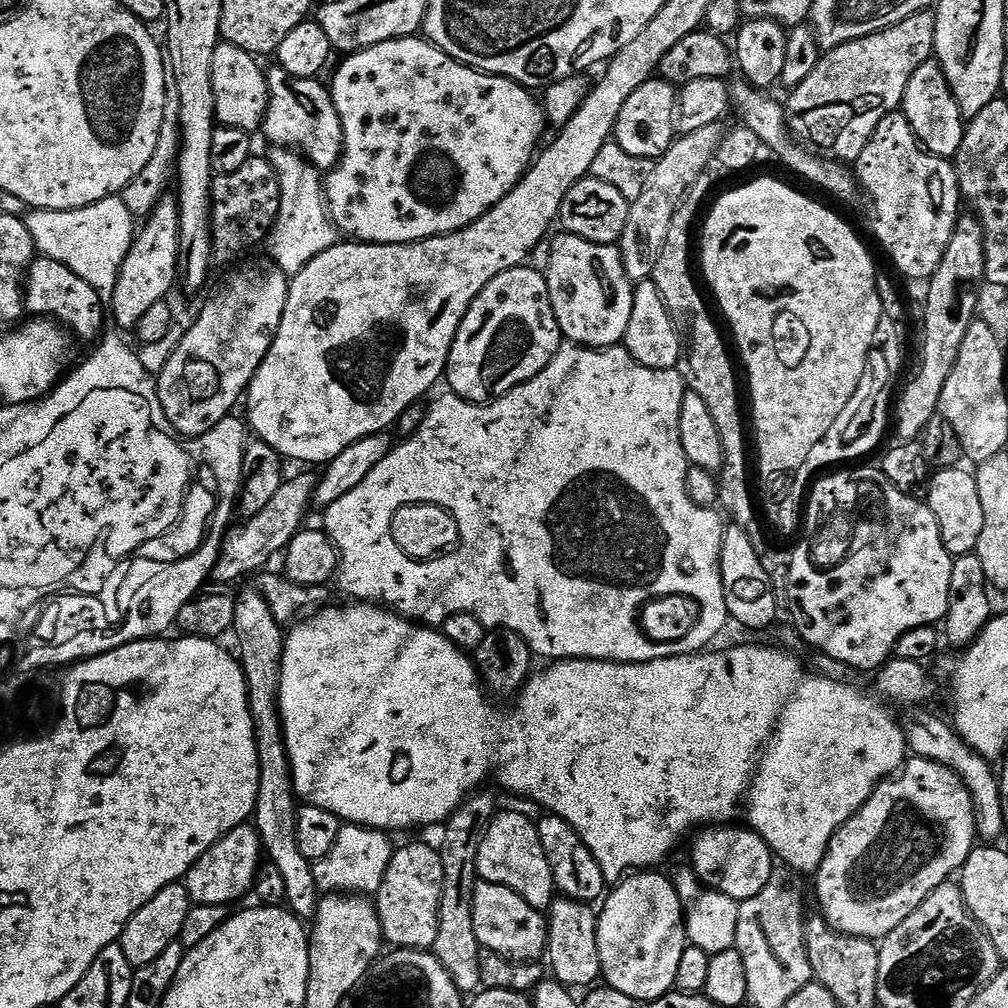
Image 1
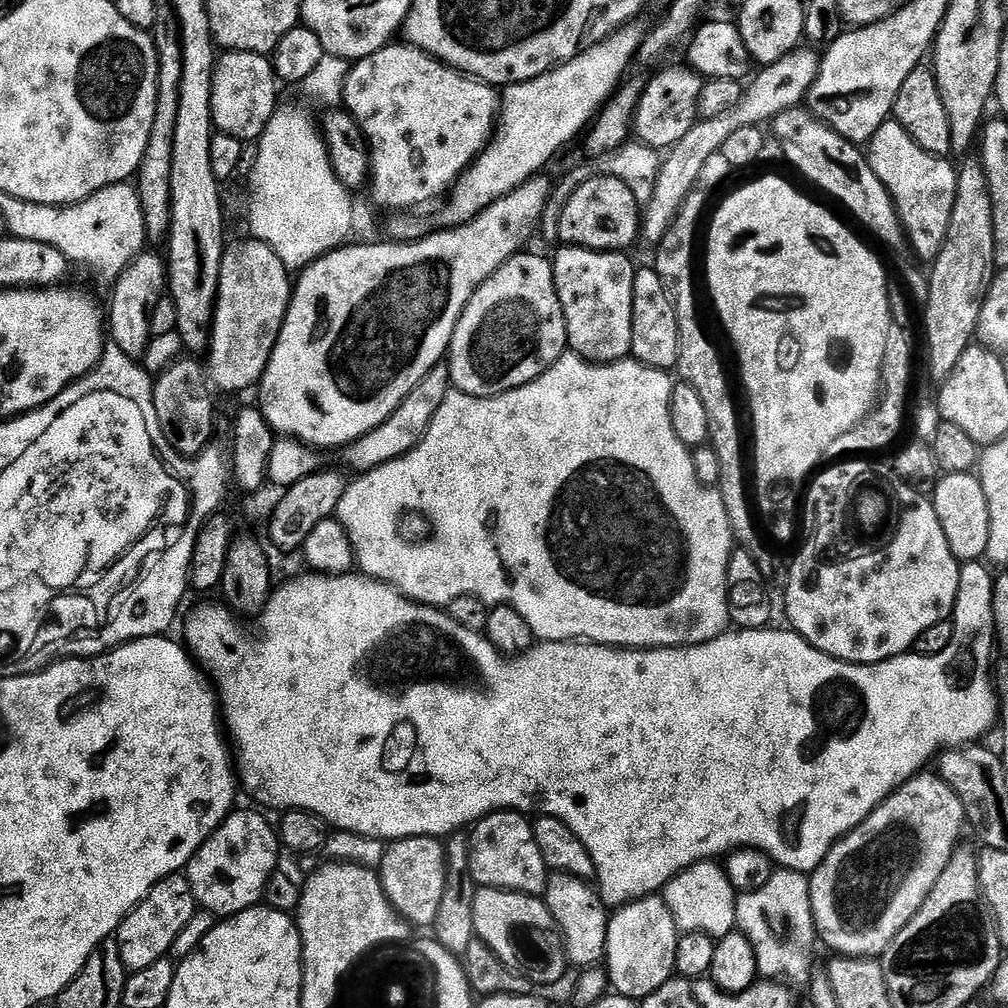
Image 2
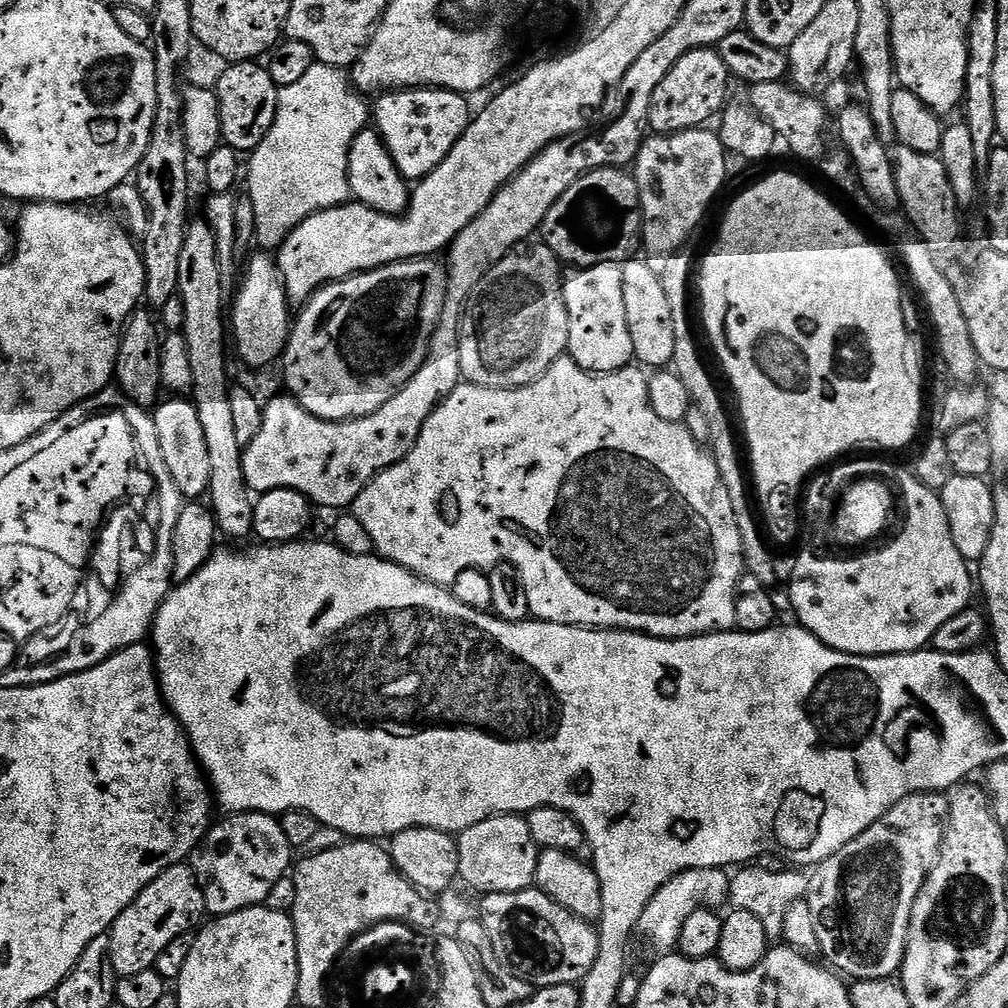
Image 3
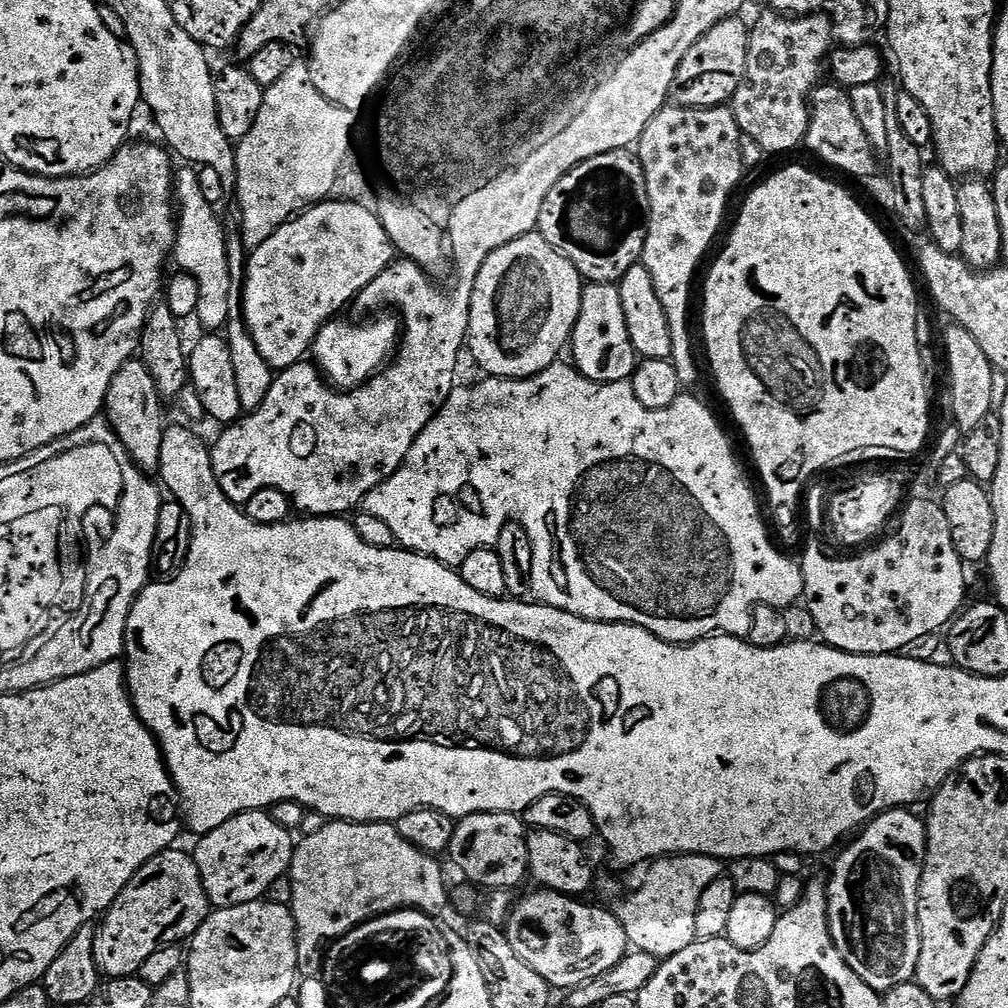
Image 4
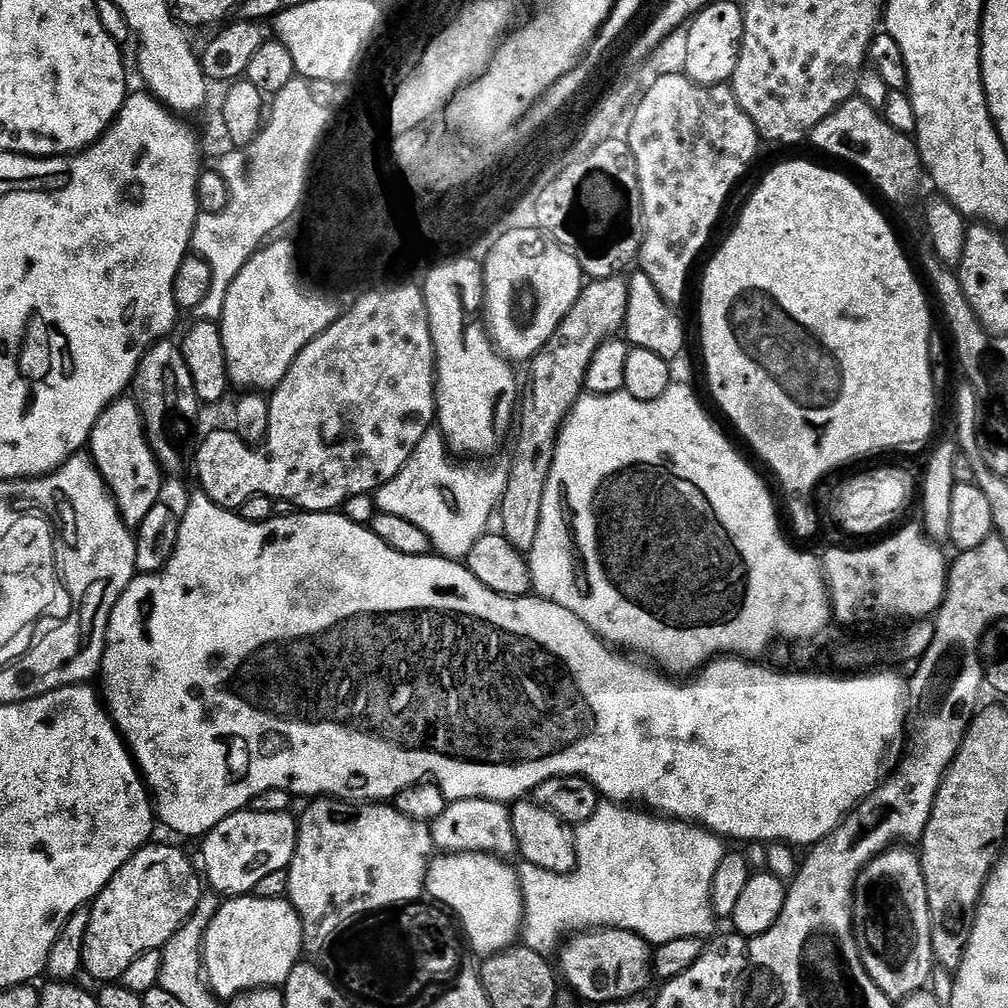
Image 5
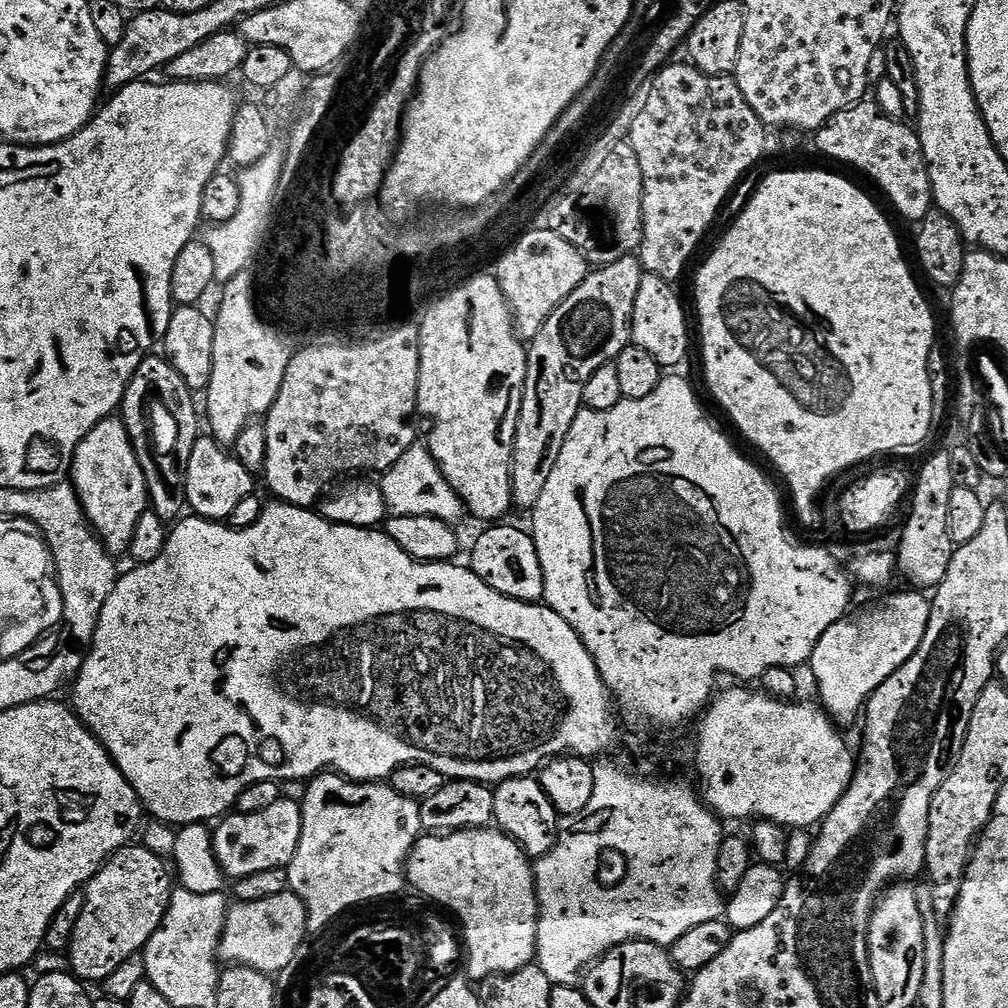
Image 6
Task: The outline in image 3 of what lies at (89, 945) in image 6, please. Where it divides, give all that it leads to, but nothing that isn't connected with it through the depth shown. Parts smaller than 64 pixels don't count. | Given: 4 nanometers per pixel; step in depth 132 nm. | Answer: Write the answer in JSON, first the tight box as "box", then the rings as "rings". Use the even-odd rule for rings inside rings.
{"box":[107,862,206,977],"rings":[[[184,862],[170,866],[141,890],[112,923],[107,938],[113,973],[117,977],[129,976],[153,967],[158,954],[162,954],[174,938],[189,935],[205,919],[203,916],[206,916],[206,909],[202,890],[196,885],[191,867]]]}

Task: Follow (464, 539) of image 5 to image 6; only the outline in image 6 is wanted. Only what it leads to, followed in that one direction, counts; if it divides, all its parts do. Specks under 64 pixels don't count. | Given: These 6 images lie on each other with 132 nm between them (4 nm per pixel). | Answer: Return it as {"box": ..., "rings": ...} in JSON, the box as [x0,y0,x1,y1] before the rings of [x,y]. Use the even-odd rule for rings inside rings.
{"box":[379,442,465,522],"rings":[[[417,442],[390,466],[390,470],[383,473],[379,481],[380,489],[384,495],[385,505],[390,506],[393,516],[429,516],[439,520],[456,522],[461,515],[465,515],[464,504],[456,496],[456,492],[446,482],[446,478],[440,473],[440,468],[434,462],[427,443]]]}

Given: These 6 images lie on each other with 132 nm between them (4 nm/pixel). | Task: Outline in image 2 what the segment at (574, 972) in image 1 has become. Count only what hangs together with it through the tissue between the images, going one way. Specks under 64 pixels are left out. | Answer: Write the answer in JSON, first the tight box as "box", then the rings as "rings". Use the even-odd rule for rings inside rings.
{"box":[542,872,610,970],"rings":[[[557,872],[549,875],[548,887],[544,889],[542,899],[564,938],[564,950],[568,954],[569,965],[576,967],[577,964],[577,969],[580,970],[599,965],[605,959],[606,934],[610,919],[610,909],[599,891],[589,881],[578,876]]]}

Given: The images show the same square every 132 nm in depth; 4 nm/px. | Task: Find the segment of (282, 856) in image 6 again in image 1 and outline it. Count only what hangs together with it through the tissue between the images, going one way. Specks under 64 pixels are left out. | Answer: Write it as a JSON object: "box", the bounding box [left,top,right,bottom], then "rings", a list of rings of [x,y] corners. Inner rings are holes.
{"box":[186,826,262,906],"rings":[[[245,826],[230,830],[223,836],[194,866],[188,871],[186,883],[193,904],[222,904],[232,906],[235,900],[253,891],[256,882],[256,872],[262,863],[262,845],[260,833],[255,827]]]}

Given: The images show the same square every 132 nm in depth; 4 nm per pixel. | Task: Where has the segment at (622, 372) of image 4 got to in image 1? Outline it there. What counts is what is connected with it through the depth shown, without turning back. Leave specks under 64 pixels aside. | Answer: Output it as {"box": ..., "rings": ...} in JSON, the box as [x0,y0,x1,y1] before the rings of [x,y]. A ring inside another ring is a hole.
{"box":[546,234,634,348],"rings":[[[560,234],[552,244],[552,257],[548,260],[546,275],[548,287],[552,290],[552,305],[565,341],[582,344],[585,348],[614,348],[623,345],[626,326],[630,326],[630,310],[634,310],[634,282],[626,274],[619,247]]]}

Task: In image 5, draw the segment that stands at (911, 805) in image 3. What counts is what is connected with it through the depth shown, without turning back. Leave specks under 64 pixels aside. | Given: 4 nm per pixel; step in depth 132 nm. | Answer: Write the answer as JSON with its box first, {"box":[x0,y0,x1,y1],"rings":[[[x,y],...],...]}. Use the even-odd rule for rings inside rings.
{"box":[852,846,934,1002],"rings":[[[893,846],[887,852],[881,852],[875,856],[856,876],[856,886],[852,890],[852,933],[856,939],[858,946],[858,954],[864,969],[870,974],[870,978],[878,986],[878,990],[882,990],[882,994],[886,994],[893,1002],[899,1002],[906,999],[910,994],[921,991],[931,981],[934,971],[934,961],[932,959],[932,915],[930,914],[930,906],[926,898],[926,882],[922,874],[922,866],[920,865],[919,855],[914,851],[911,852],[908,846]]]}

